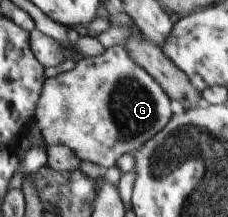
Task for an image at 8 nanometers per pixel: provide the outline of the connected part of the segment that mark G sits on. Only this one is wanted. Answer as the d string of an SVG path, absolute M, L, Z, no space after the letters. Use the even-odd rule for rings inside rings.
M123 44L102 49L97 56L75 60L75 67L44 81L37 103L34 123L39 127L43 141L48 145L66 145L83 161L96 163L103 169L116 165L120 156L133 154L173 117L171 99L165 89L153 79L149 72L127 53Z

